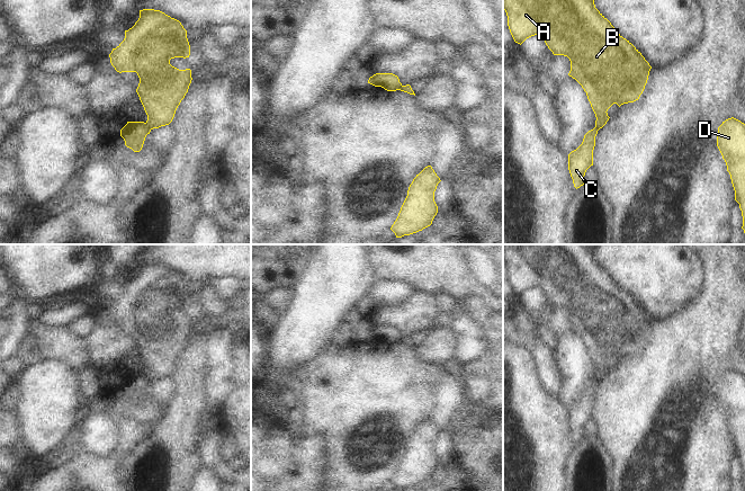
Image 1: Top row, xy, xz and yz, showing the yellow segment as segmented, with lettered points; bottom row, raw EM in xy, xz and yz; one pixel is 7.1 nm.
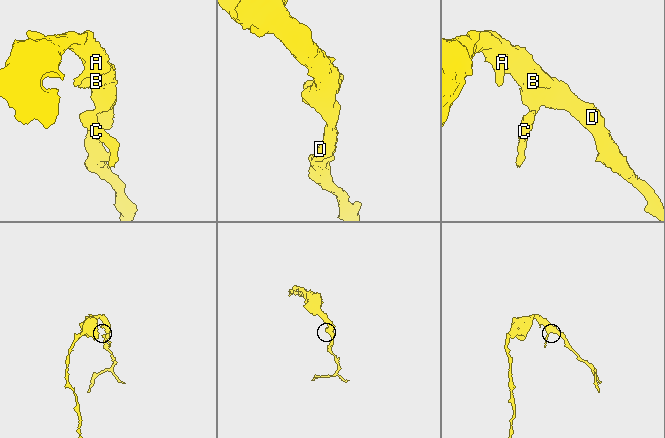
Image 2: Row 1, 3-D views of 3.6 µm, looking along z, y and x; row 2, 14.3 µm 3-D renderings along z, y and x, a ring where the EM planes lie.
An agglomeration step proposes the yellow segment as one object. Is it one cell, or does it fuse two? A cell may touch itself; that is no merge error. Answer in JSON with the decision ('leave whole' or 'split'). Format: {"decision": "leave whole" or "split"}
{"decision": "split"}

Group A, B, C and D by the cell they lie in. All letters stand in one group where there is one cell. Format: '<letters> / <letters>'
A B D / C

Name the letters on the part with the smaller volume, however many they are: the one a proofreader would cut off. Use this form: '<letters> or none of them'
C

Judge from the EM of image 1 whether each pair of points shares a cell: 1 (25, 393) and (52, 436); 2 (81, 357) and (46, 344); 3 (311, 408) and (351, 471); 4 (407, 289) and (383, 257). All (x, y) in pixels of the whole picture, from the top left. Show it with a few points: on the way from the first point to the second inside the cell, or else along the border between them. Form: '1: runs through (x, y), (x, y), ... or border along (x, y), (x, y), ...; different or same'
1: runs through (35, 403), (45, 413), (45, 426); same
2: runs through (72, 350), (63, 344), (55, 344); same
3: runs through (326, 423), (344, 442), (346, 455); same
4: border along (377, 279), (409, 282), (415, 291); different

